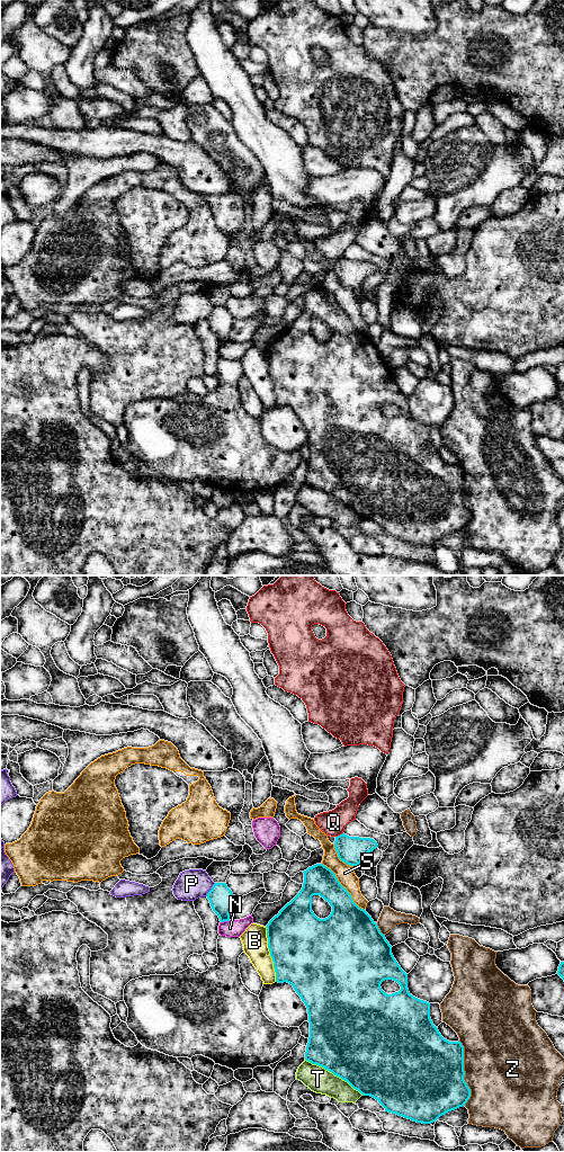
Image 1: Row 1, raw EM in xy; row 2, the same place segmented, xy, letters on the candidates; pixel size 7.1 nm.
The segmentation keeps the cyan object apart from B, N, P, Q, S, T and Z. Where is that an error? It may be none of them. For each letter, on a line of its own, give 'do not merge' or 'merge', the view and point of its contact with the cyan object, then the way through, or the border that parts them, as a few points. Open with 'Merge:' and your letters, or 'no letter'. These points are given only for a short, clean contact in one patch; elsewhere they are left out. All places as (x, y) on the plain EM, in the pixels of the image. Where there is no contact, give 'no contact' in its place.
Merge: no letter
B: do not merge | xy (270, 377)
N: do not merge | xy (225, 344)
P: do not merge | xy (211, 313) | along xy (215, 306), (205, 319)
Q: do not merge | xy (340, 258) | along xy (342, 256), (336, 260)
S: do not merge | xy (342, 310)
T: do not merge | xy (333, 497)
Z: do not merge | xy (464, 497)

